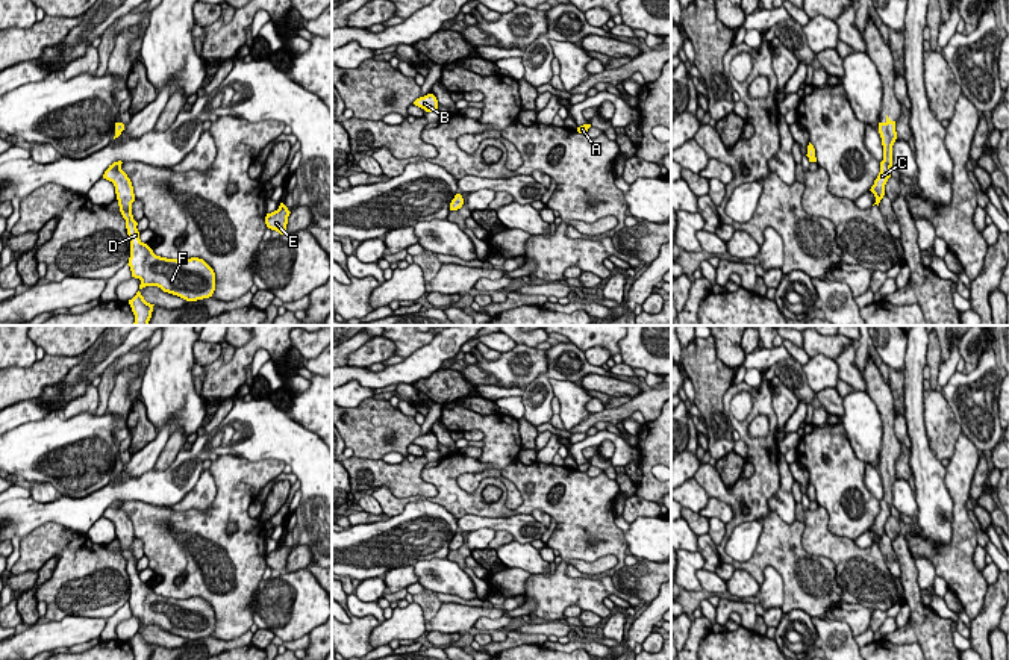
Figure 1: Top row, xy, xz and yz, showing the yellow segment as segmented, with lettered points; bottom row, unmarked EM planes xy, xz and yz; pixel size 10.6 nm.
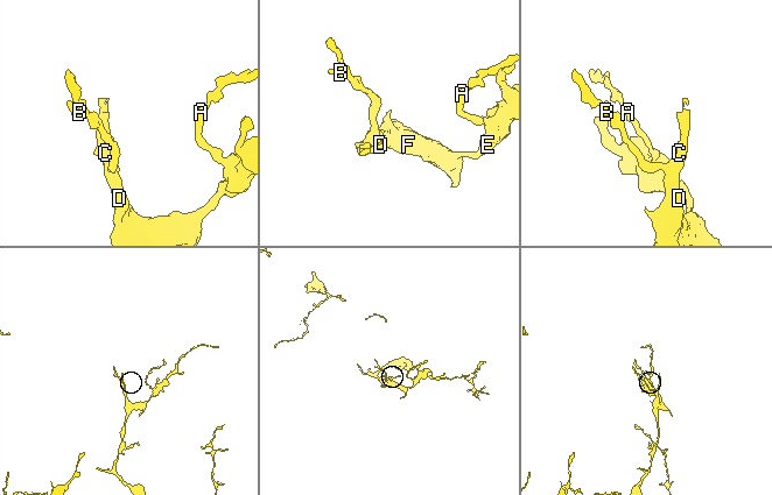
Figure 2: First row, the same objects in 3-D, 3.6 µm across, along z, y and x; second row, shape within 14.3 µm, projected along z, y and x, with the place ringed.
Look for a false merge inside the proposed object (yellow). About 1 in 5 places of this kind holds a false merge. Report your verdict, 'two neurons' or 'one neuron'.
one neuron

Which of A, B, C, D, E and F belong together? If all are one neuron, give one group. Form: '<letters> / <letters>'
A B C D E F

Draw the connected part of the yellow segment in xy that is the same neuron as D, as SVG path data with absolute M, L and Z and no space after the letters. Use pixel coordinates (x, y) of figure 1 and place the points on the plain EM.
M118 500L109 504L103 518L112 521L115 525L120 551L126 559L130 580L127 604L130 606L132 616L141 619L139 630L145 625L158 625L164 631L177 634L186 640L212 636L215 630L215 612L203 598L177 599L161 596L139 578L138 562L132 554L132 542L135 540L133 525L121 509L121 503Z

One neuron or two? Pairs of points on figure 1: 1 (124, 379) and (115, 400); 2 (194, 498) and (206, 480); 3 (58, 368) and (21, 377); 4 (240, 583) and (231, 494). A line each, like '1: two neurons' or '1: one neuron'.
1: one neuron
2: one neuron
3: one neuron
4: one neuron

